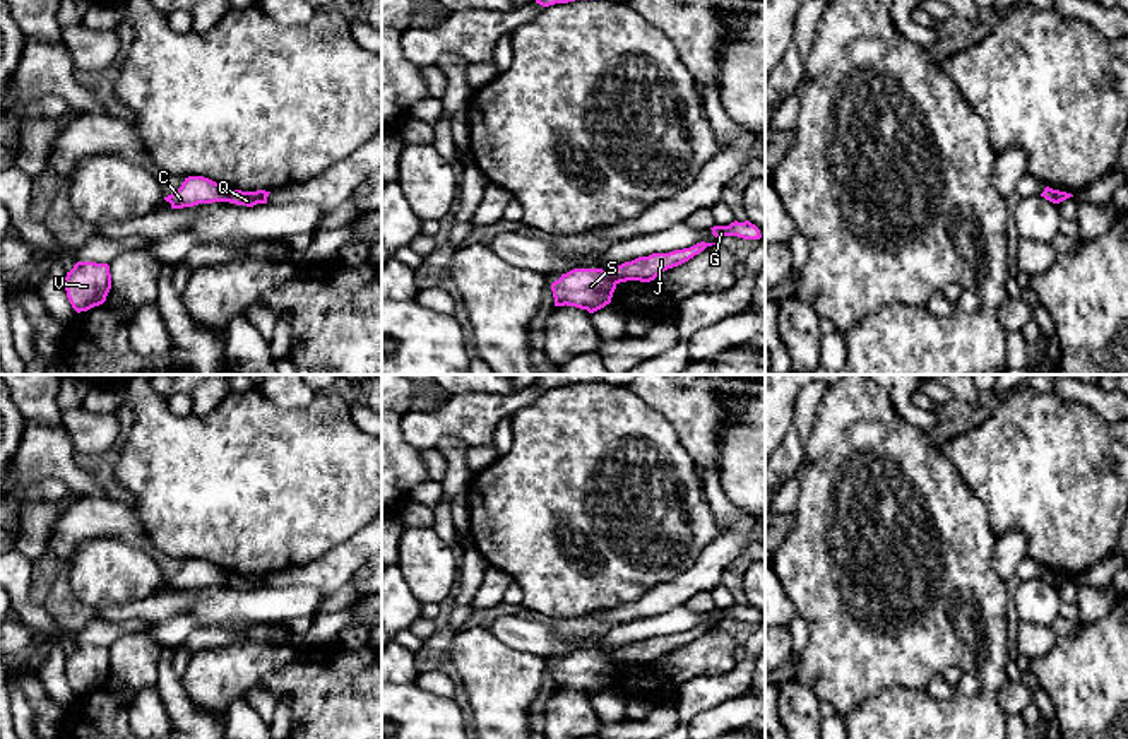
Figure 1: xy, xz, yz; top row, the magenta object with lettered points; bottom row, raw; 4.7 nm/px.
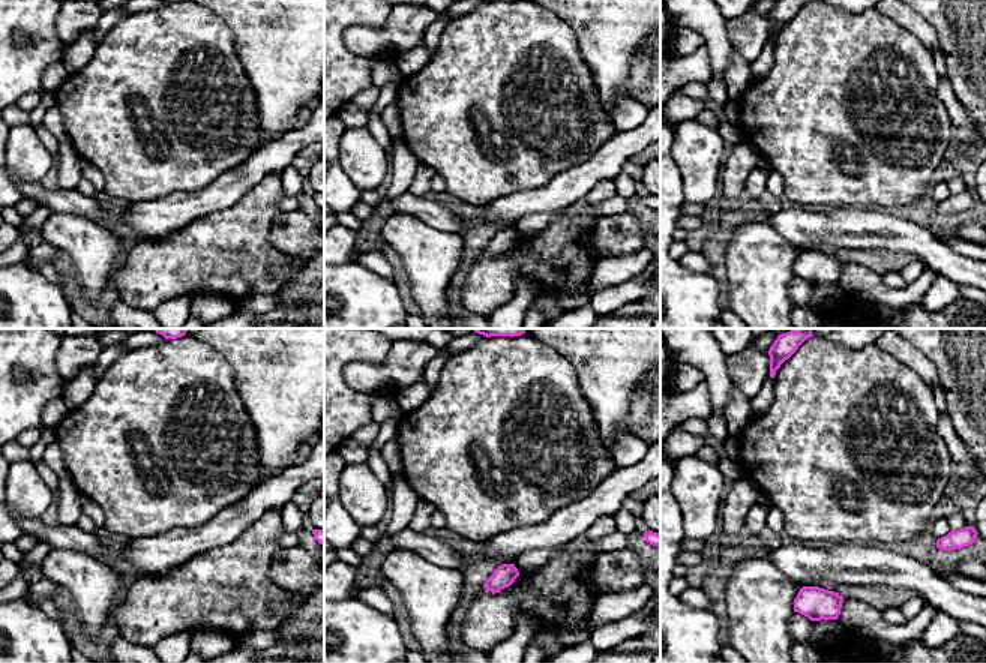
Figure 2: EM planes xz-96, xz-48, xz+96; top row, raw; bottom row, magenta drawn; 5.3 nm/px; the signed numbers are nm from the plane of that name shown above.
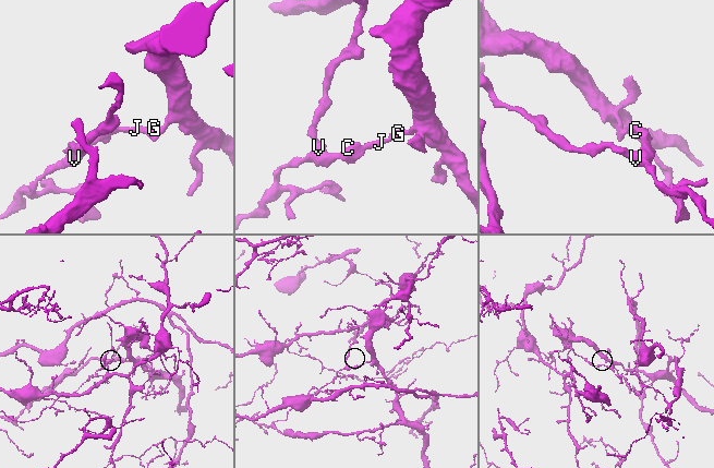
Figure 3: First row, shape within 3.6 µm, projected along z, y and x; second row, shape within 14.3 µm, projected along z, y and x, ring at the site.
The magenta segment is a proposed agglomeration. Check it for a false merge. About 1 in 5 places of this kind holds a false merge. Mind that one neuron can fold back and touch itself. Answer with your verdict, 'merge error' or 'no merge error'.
merge error

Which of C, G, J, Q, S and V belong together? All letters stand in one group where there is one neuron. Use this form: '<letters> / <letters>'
C S V / G J Q

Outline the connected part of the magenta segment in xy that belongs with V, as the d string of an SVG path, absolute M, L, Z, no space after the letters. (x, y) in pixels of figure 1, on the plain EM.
M77 645L65 660L65 674L72 691L80 696L106 684L111 672L108 647Z

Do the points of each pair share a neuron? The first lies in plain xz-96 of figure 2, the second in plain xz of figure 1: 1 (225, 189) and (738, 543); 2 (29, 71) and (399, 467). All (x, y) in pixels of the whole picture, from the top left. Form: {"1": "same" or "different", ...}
{"1": "same", "2": "same"}

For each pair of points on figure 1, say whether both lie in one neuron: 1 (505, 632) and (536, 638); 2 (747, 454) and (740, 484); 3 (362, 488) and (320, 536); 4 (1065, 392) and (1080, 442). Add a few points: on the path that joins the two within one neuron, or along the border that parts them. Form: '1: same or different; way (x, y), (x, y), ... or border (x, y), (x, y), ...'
1: same; way (512, 632), (529, 635)
2: same; way (747, 461), (747, 478)
3: same; way (350, 500), (326, 524)
4: different; border (1053, 392), (1067, 401), (1086, 404), (1104, 419)

